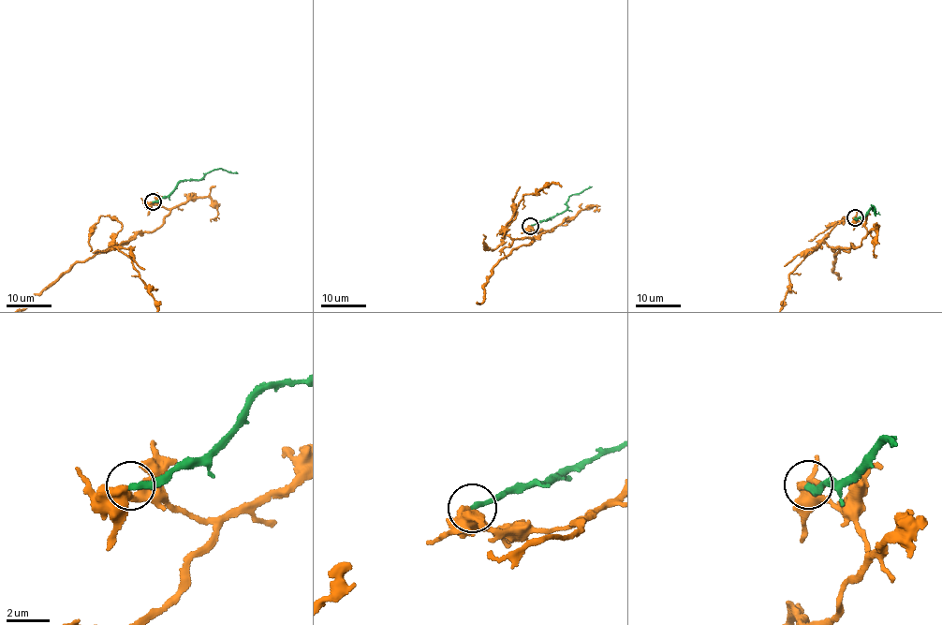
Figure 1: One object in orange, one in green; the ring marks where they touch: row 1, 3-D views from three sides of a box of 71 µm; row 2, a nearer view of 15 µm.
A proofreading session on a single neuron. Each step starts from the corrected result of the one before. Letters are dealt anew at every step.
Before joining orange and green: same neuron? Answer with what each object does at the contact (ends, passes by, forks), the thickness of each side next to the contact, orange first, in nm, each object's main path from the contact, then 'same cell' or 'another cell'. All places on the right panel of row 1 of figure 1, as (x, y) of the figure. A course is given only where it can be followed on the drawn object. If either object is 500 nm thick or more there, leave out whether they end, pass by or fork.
orange passes by; green ends there; 420 nm thick on the orange side, 260 nm on the other; green runs (855, 218), (861, 219), (871, 209), (875, 212), (871, 205), (875, 207), (875, 216); another cell

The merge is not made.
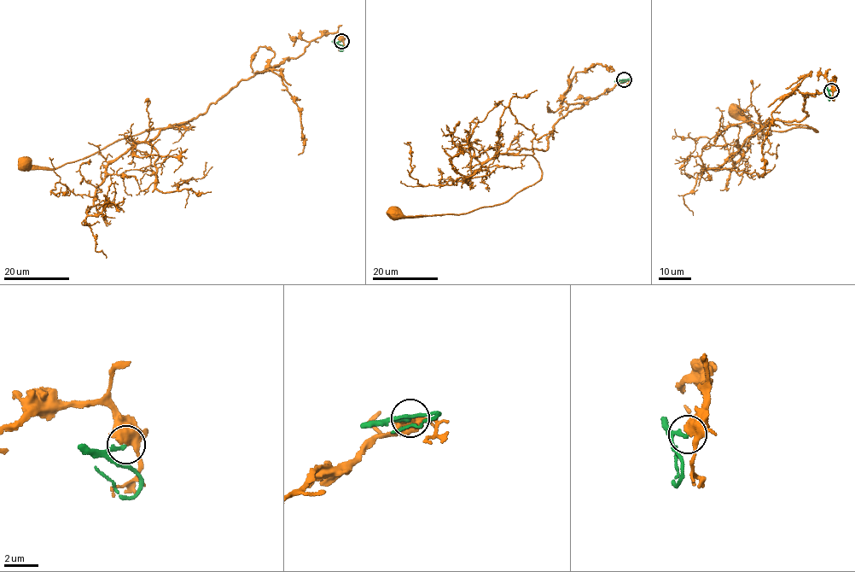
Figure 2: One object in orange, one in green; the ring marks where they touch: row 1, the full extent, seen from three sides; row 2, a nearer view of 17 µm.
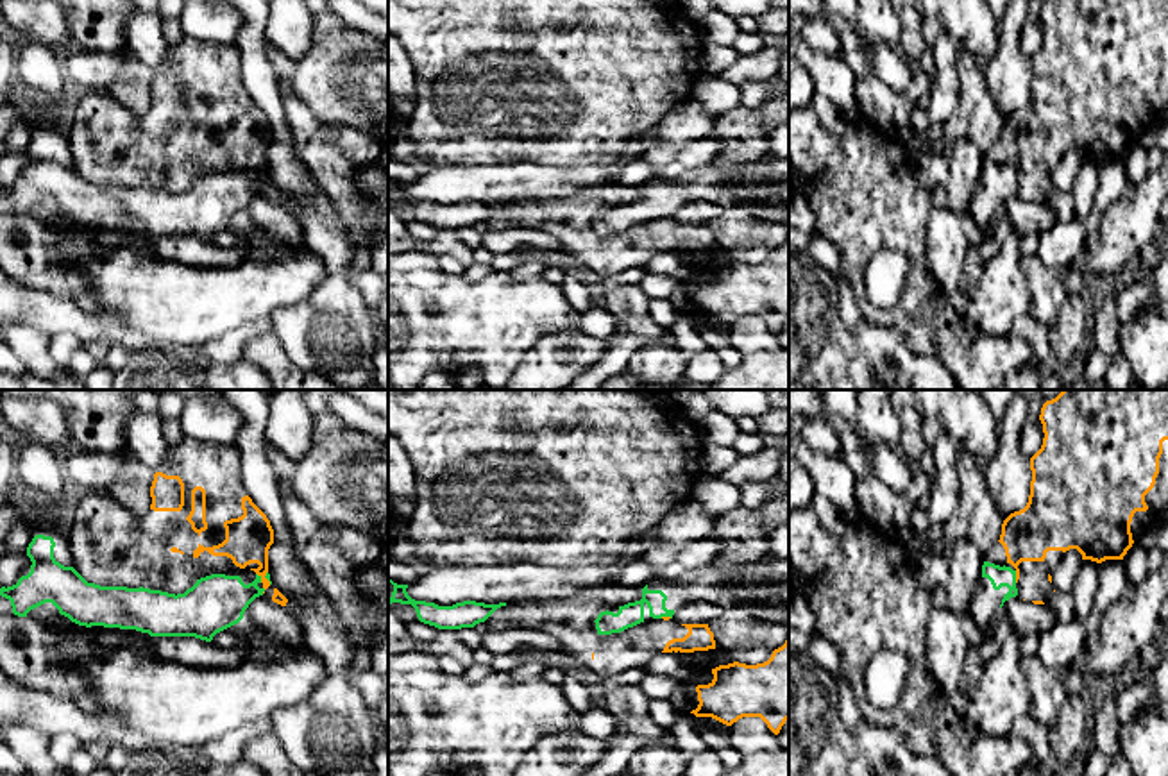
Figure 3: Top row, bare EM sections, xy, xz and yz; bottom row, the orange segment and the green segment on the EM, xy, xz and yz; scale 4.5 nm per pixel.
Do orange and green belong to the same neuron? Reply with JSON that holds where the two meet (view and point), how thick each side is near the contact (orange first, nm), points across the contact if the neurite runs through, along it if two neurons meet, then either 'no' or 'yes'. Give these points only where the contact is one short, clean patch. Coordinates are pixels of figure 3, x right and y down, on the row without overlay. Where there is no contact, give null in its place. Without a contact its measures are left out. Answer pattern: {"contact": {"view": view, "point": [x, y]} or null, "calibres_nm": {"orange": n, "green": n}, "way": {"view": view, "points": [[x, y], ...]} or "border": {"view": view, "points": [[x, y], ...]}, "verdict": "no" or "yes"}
{"contact": {"view": "yz", "point": [1016, 176]}, "calibres_nm": {"orange": 240, "green": 100}, "border": {"view": "yz", "points": [[1015, 170], [1016, 181]]}, "verdict": "no"}

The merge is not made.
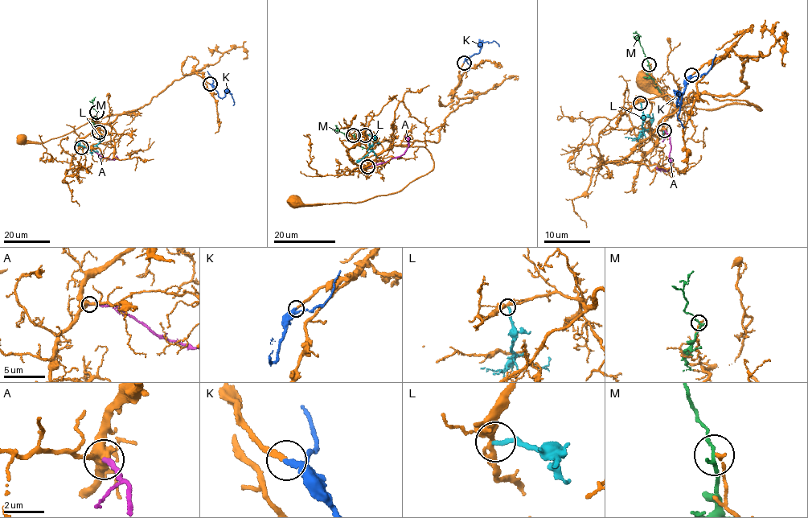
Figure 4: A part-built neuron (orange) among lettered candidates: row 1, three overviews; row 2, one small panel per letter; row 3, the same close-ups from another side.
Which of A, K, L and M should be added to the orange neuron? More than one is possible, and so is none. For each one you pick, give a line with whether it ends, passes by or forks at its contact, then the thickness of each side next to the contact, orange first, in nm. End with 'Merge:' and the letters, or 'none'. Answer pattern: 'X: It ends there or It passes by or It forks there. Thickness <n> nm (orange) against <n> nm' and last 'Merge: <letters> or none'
K: It passes by. Thickness 220 nm (orange) against 190 nm
Merge: K

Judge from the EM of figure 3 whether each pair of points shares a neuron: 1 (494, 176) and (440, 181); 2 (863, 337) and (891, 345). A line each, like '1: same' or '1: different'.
1: same
2: same

